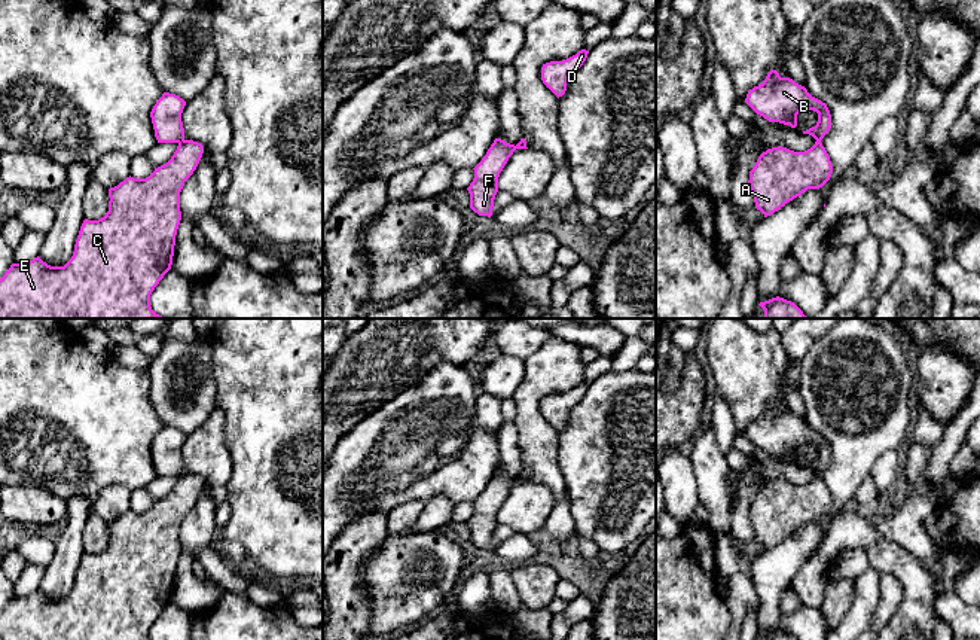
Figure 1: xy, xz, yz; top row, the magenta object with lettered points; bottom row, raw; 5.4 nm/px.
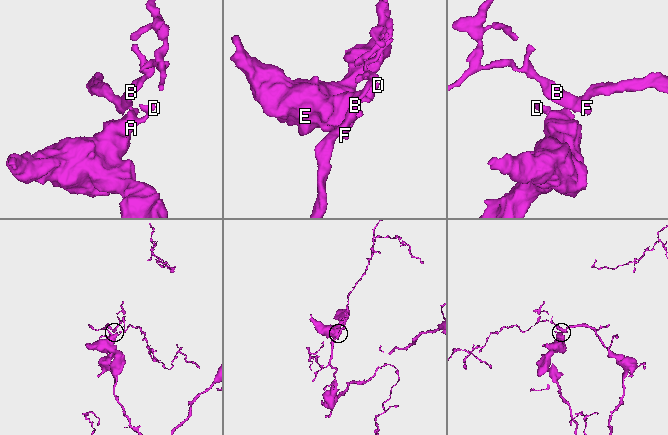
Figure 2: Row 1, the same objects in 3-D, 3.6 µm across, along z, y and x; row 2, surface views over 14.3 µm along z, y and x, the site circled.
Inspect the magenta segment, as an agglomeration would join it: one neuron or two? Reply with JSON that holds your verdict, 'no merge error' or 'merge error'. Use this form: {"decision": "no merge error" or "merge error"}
{"decision": "merge error"}

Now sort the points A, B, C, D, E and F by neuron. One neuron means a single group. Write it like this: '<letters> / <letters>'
A C D E / B F

